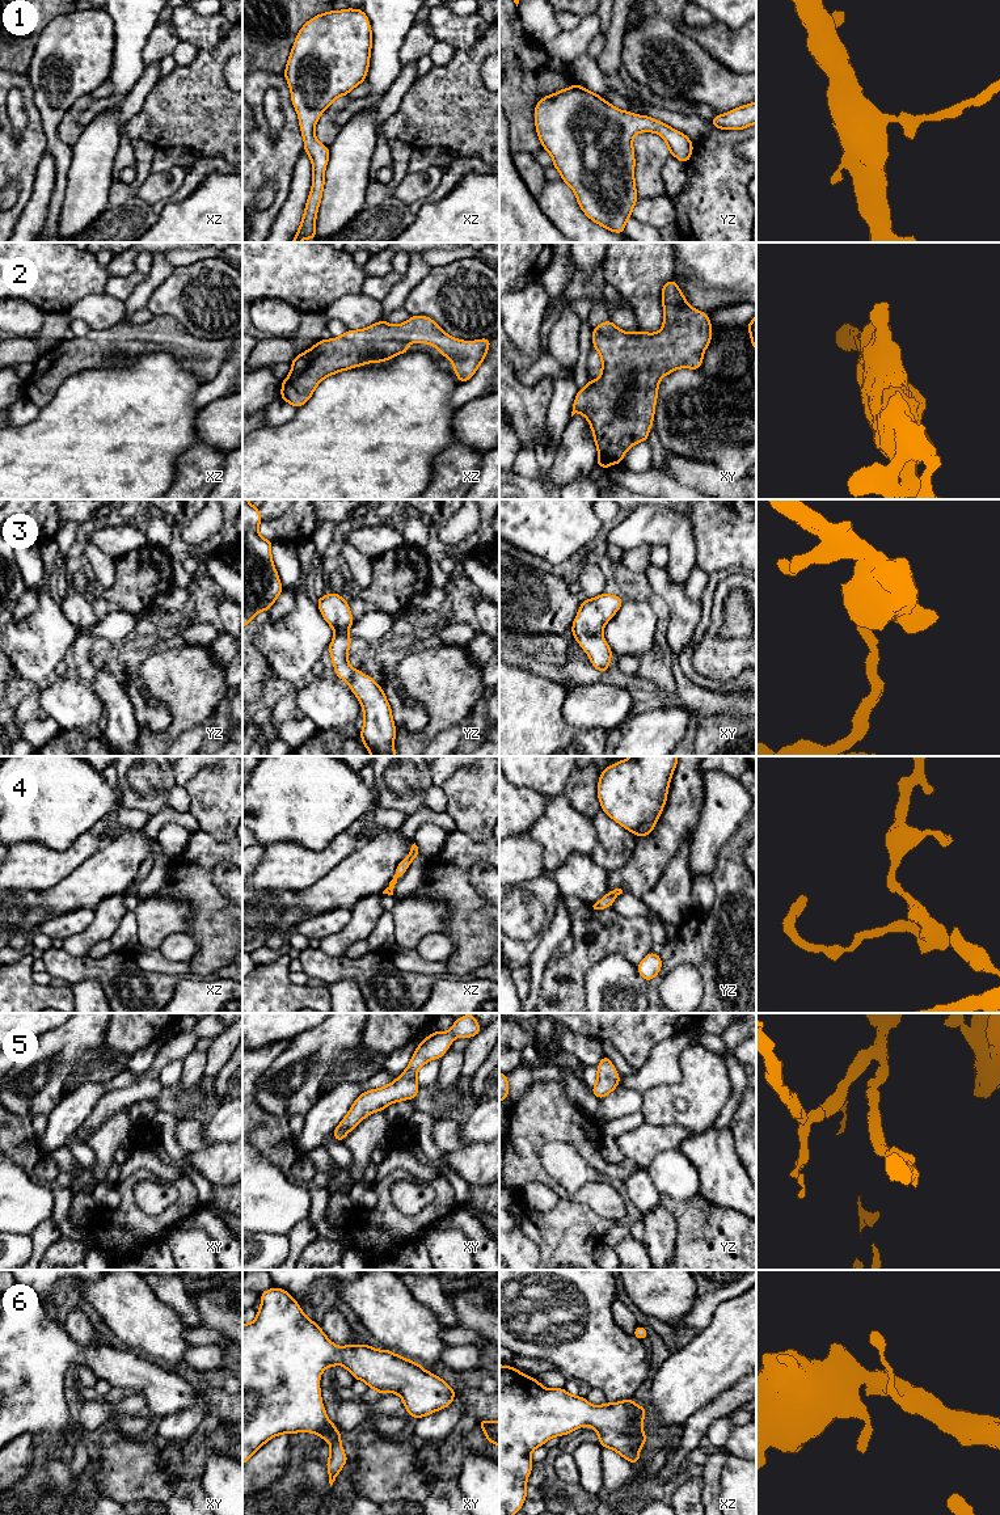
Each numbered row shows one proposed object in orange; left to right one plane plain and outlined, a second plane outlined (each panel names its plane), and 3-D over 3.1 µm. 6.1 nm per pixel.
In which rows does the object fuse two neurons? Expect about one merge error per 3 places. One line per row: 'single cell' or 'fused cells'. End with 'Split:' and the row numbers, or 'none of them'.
1: single cell
2: single cell
3: single cell
4: single cell
5: single cell
6: single cell
Split: none of them

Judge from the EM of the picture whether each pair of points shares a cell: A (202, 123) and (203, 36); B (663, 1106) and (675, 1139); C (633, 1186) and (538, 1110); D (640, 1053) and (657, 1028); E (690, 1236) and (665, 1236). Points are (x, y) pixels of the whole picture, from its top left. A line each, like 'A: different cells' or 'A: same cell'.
A: different cells
B: different cells
C: different cells
D: same cell
E: different cells

